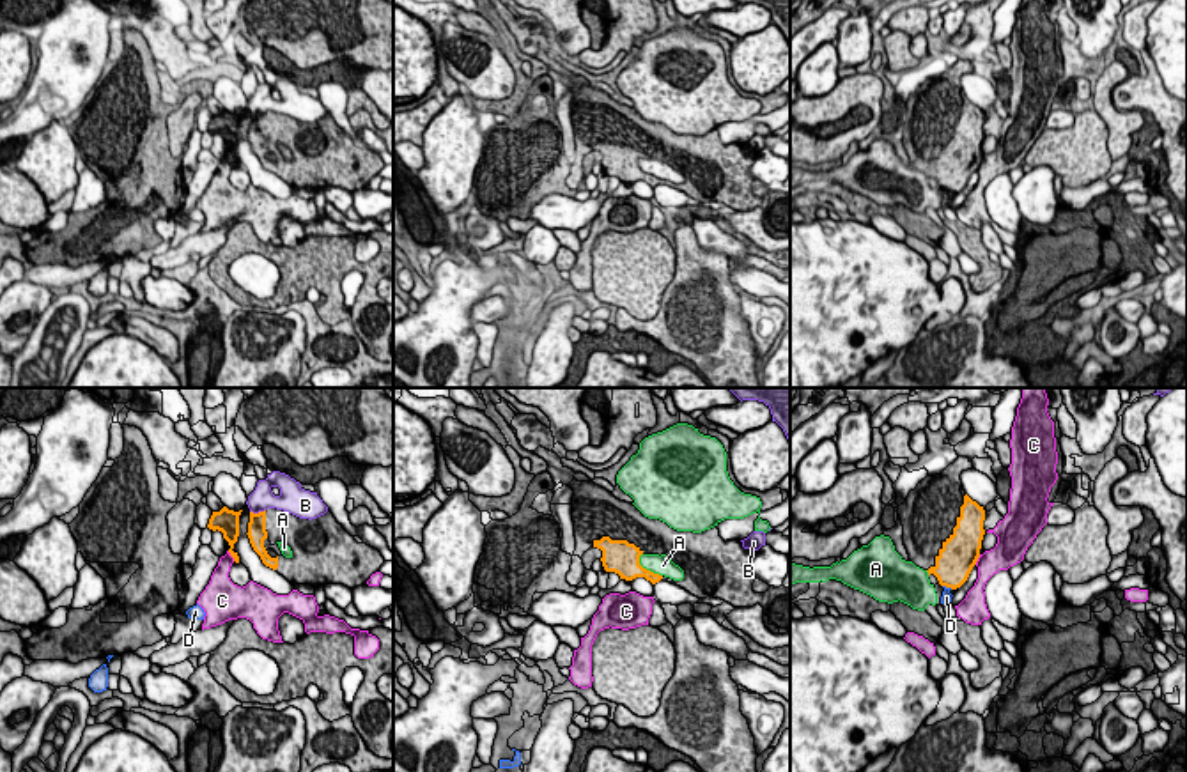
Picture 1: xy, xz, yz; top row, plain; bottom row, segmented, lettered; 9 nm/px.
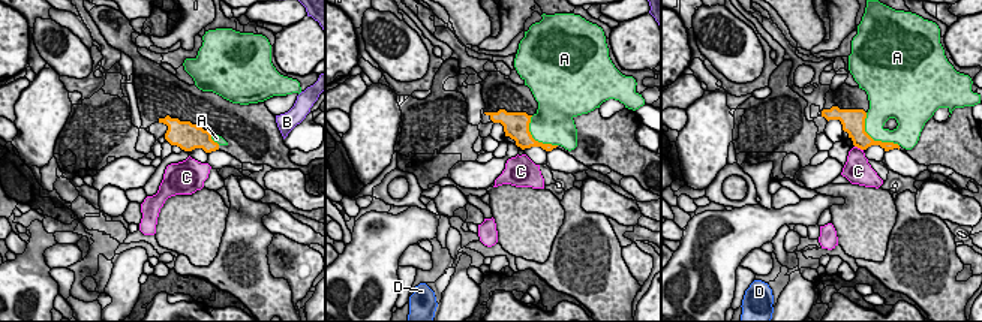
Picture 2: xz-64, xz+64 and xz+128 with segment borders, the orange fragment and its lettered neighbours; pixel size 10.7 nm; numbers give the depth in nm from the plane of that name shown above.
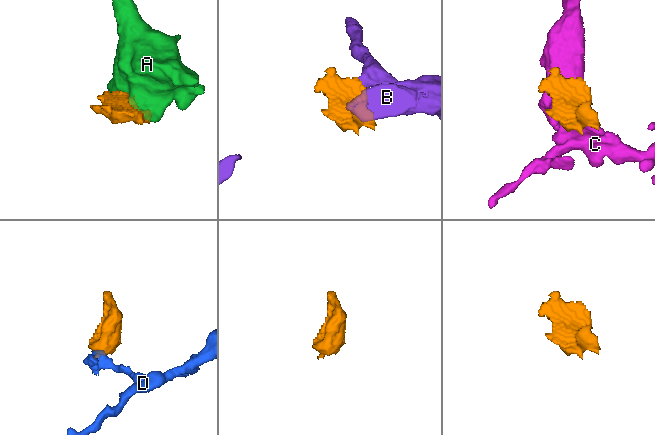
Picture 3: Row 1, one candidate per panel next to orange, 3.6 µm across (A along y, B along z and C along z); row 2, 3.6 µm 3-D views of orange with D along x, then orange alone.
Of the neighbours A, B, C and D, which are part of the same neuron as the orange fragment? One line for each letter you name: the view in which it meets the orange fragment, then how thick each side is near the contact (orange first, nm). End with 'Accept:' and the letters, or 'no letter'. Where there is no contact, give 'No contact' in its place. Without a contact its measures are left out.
Accept: no letter

